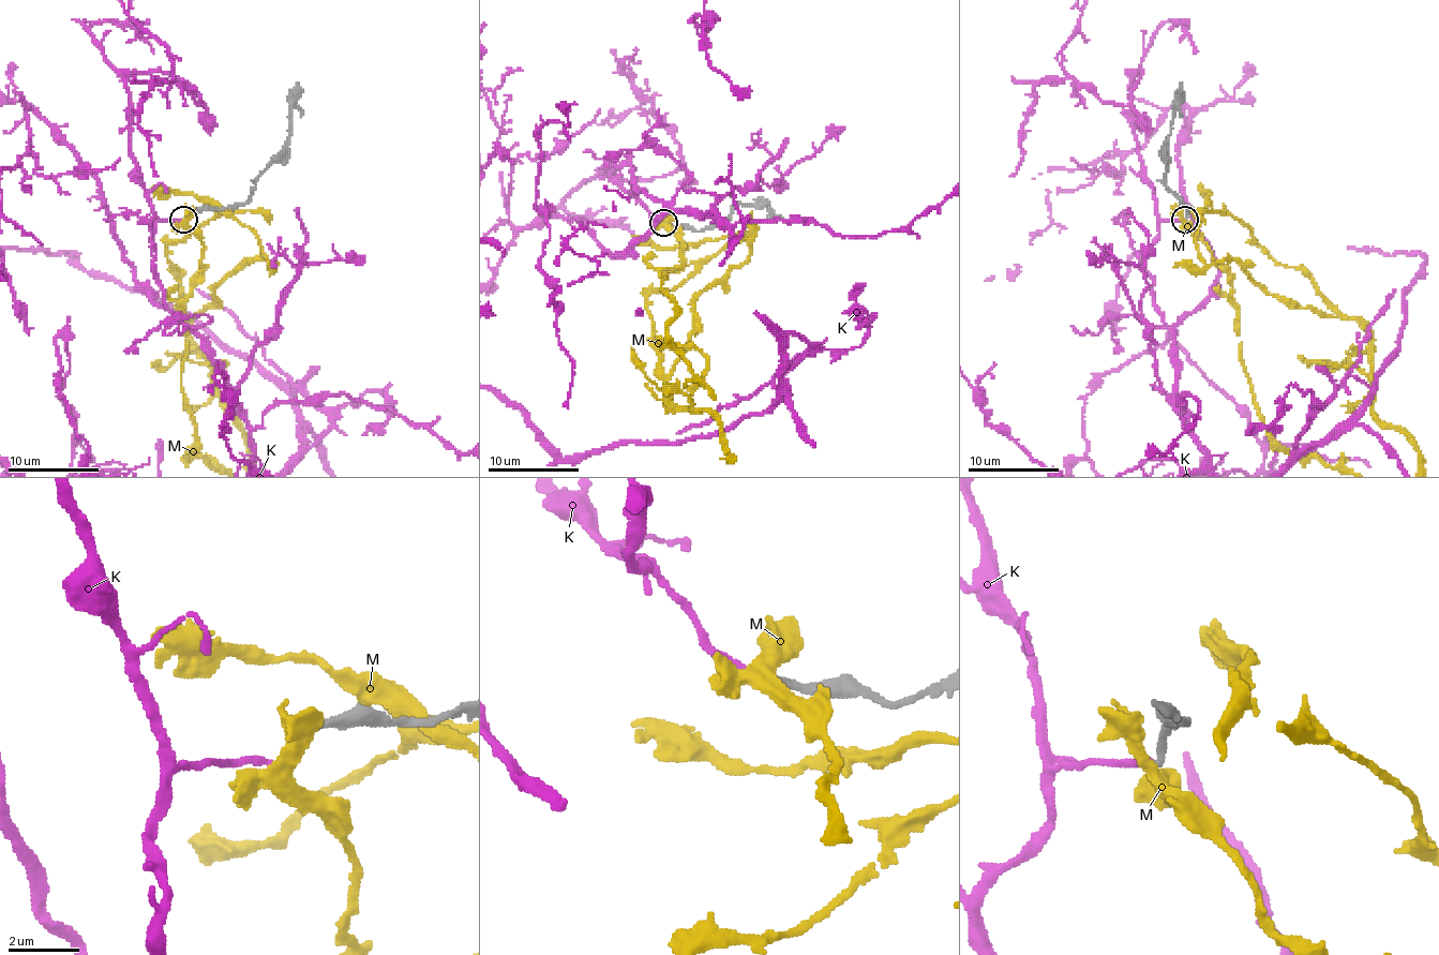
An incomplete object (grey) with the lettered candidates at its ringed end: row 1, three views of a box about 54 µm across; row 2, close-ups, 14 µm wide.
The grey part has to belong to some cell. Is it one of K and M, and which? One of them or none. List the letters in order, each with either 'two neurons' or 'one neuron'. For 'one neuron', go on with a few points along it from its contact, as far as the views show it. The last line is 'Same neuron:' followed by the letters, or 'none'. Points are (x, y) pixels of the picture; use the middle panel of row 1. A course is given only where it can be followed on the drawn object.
K: one neuron
M: two neurons
Same neuron: K

